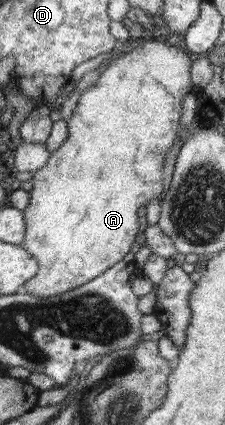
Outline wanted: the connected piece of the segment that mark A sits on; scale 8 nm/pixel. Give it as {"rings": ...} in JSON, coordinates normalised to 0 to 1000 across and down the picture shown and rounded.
{"rings":[[[676,89],[627,106],[591,113],[569,125],[547,125],[533,134],[467,162],[431,188],[431,198],[382,207],[356,224],[342,249],[333,252],[316,280],[298,287],[298,322],[276,332],[276,341],[240,355],[204,381],[204,388],[169,402],[142,402],[147,414],[133,424],[147,433],[142,447],[129,452],[133,473],[124,489],[107,494],[102,511],[116,529],[111,562],[98,584],[142,598],[178,624],[178,638],[147,659],[124,661],[102,685],[160,699],[240,699],[267,689],[293,689],[311,680],[338,680],[356,671],[427,659],[453,642],[502,631],[502,624],[542,614],[542,605],[578,591],[578,576],[604,562],[613,548],[613,492],[631,482],[658,485],[676,478],[667,468],[702,464],[720,454],[720,384],[729,384],[729,365],[738,355],[764,346],[773,327],[782,327],[782,308],[791,308],[791,285],[800,285],[800,261],[809,261],[809,233],[844,219],[853,205],[858,172],[844,172],[844,139],[818,120],[800,120],[800,111],[764,108],[738,99],[711,99]]]}

